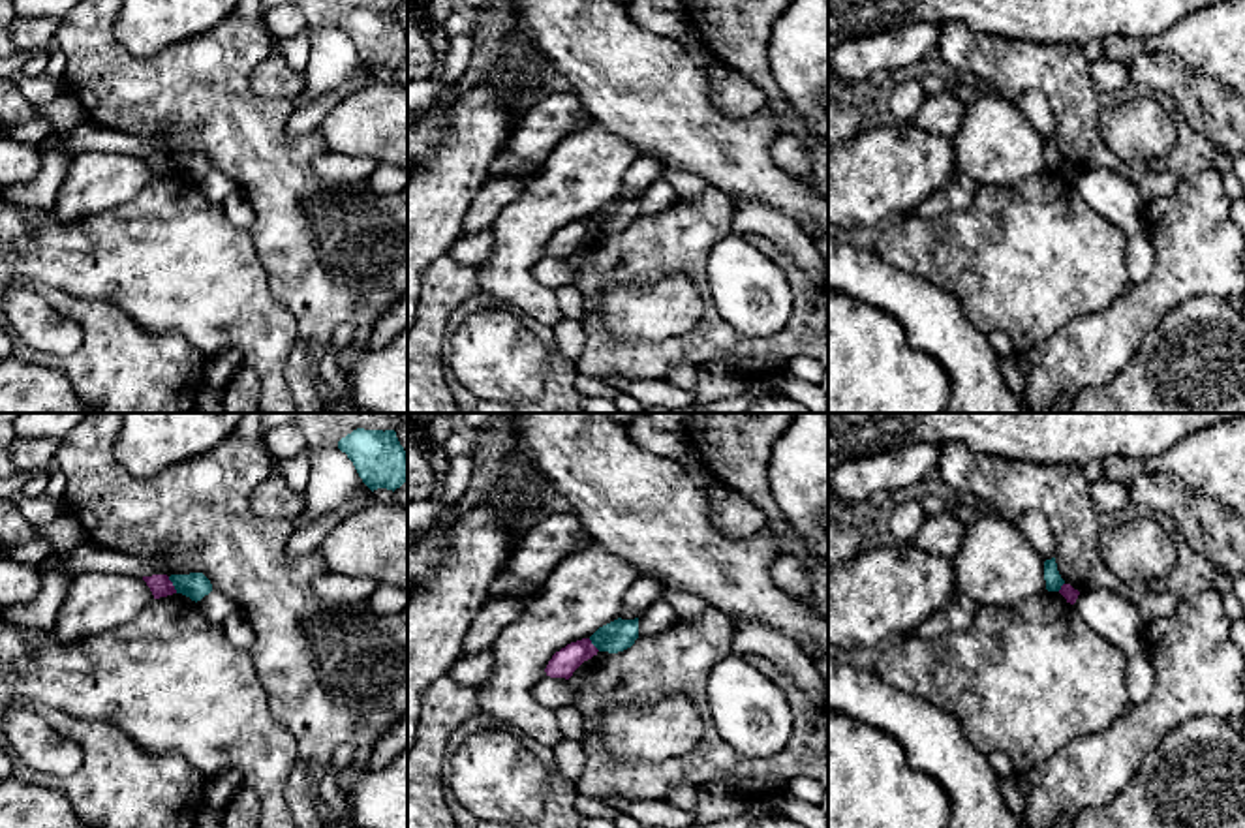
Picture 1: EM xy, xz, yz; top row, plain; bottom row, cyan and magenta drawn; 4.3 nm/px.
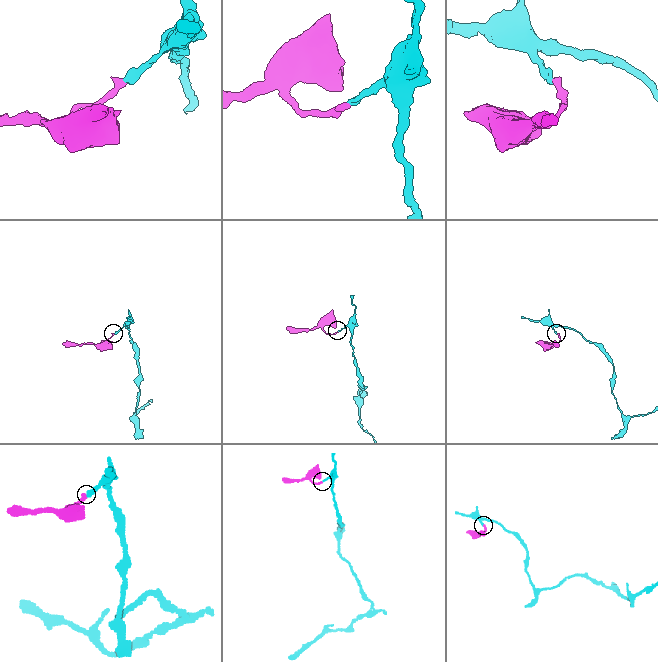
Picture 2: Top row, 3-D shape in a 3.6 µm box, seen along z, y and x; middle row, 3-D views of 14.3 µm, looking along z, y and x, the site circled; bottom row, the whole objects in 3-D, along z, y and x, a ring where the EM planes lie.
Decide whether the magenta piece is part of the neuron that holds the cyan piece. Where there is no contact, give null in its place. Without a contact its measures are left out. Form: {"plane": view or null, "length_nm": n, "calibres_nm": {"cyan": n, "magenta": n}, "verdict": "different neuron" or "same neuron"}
{"plane": "xy", "length_nm": 80, "calibres_nm": {"cyan": 110, "magenta": 90}, "verdict": "different neuron"}

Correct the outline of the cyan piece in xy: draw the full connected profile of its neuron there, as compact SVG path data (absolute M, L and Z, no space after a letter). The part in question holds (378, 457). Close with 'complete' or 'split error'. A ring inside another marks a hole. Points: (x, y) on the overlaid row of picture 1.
M357 428L338 441L338 449L347 454L372 492L377 488L394 492L407 483L407 452L394 430Z; complete

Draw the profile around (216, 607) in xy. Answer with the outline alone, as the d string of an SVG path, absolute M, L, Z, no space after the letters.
M218 590L197 601L197 606L210 623L218 625L223 625L231 614L240 612L238 605Z

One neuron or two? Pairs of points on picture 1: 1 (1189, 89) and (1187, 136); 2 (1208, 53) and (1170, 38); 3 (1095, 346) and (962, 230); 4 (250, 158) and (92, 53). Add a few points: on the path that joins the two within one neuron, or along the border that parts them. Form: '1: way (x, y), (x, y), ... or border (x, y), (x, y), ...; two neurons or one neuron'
1: border (1159, 89), (1172, 98), (1185, 121), (1219, 151); two neurons
2: way (1198, 44), (1195, 40), (1180, 40); one neuron
3: border (1110, 305), (1075, 318), (1033, 348); two neurons
4: way (211, 119), (188, 96), (138, 96), (132, 92); one neuron

